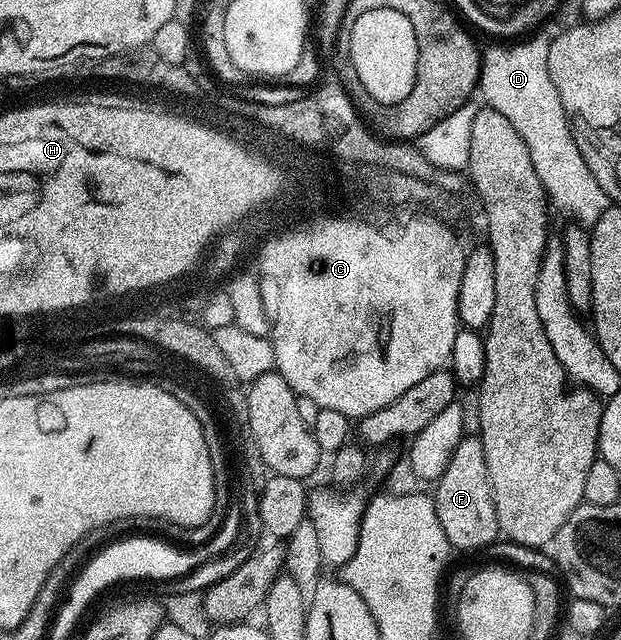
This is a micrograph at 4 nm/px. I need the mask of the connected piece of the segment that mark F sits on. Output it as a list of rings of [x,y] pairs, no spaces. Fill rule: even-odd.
[[[464,435],[453,451],[448,466],[434,482],[433,496],[437,519],[445,539],[449,539],[452,550],[483,549],[495,540],[500,540],[499,520],[491,494],[489,471],[485,467],[483,441],[477,435]]]

